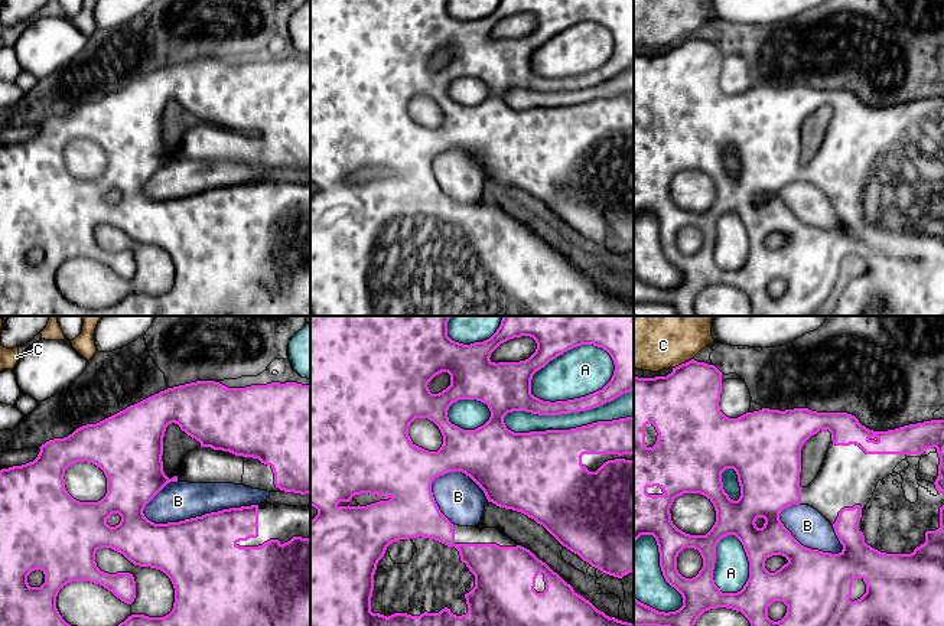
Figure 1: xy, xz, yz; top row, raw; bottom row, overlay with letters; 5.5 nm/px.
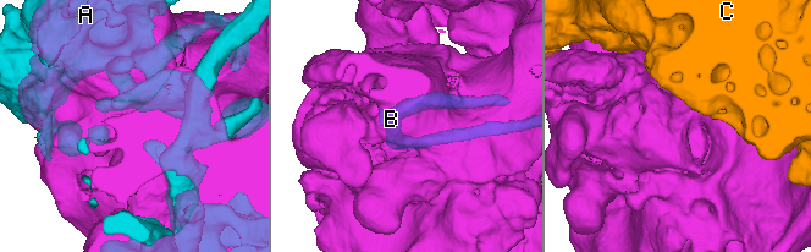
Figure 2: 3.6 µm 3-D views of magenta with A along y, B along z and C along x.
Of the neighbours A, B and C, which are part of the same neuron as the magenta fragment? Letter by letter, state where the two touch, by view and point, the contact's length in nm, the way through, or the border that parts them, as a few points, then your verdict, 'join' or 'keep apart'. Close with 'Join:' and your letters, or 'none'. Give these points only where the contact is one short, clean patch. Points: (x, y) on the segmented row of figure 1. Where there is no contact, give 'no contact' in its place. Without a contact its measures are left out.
A: meets magenta in xz at (580, 397); contact 500 nm long; keep apart
B: meets magenta in xy at (199, 517); contact 650 nm long; keep apart
C: meets magenta in yz at (682, 364); contact 130 nm long; keep apart
Join: none

